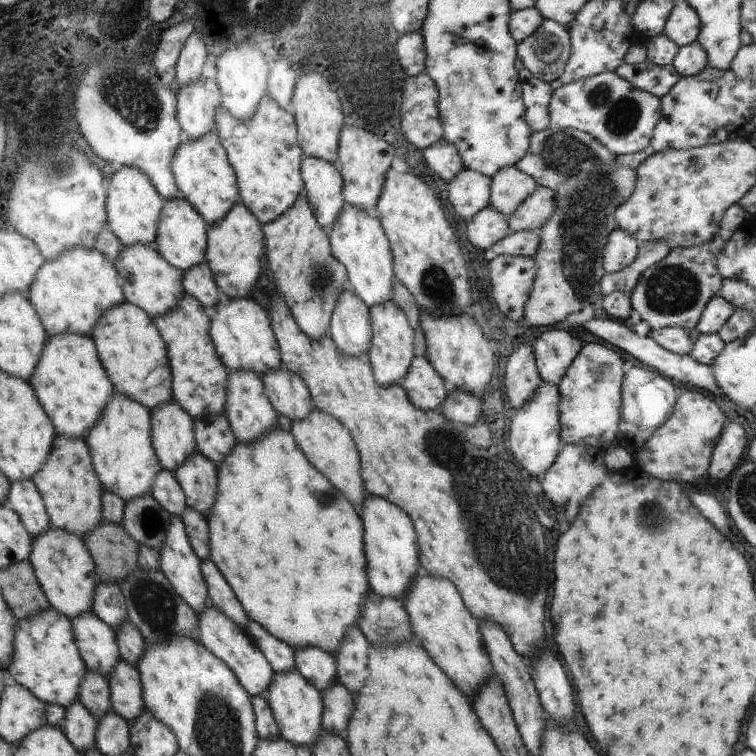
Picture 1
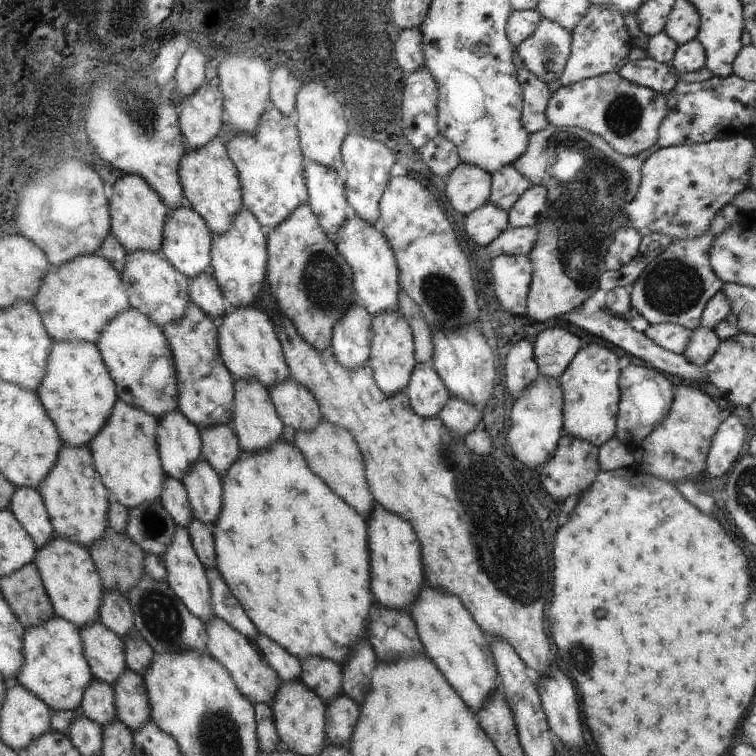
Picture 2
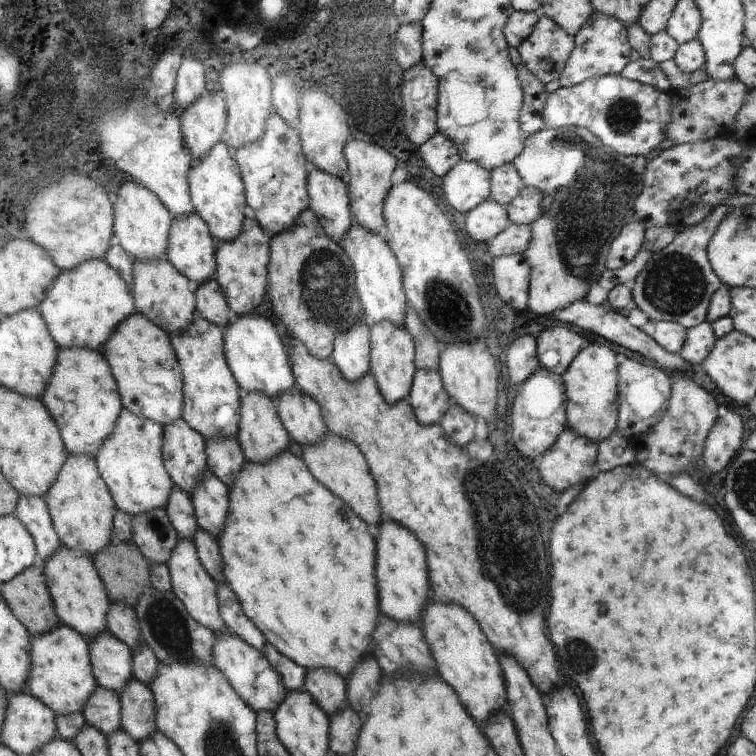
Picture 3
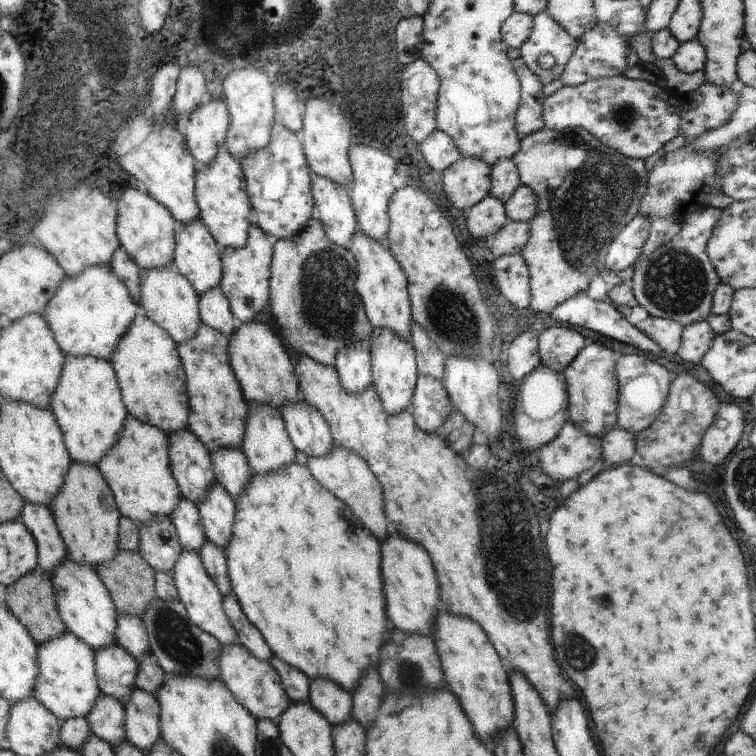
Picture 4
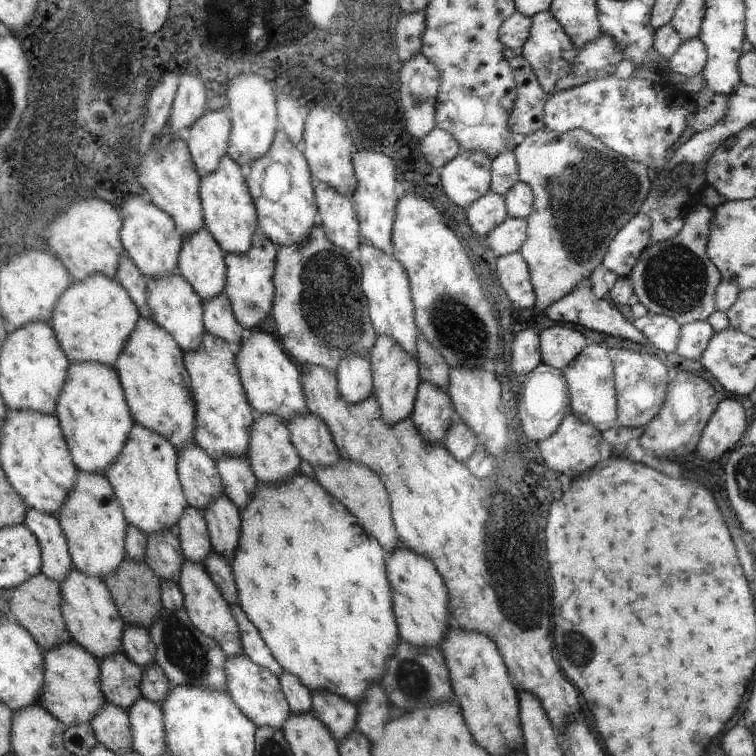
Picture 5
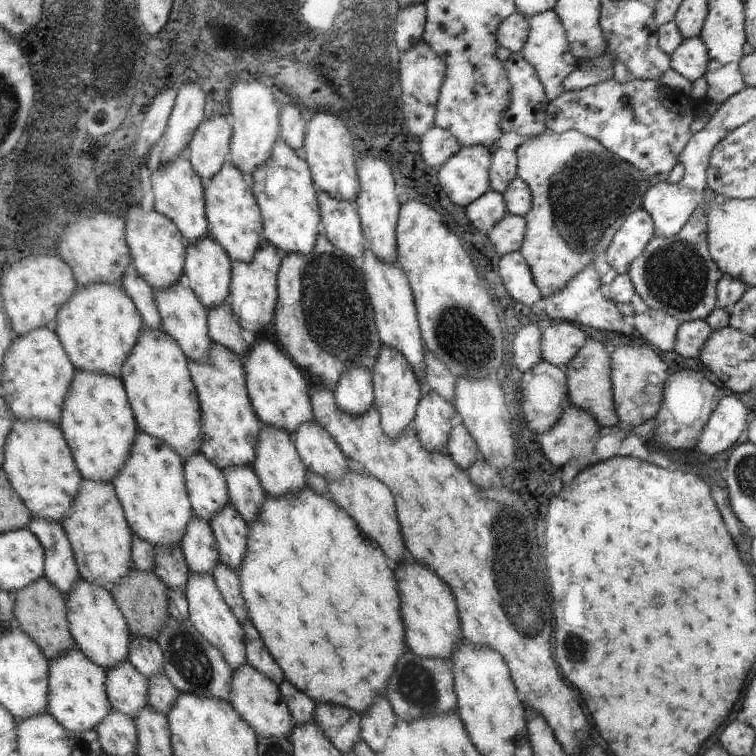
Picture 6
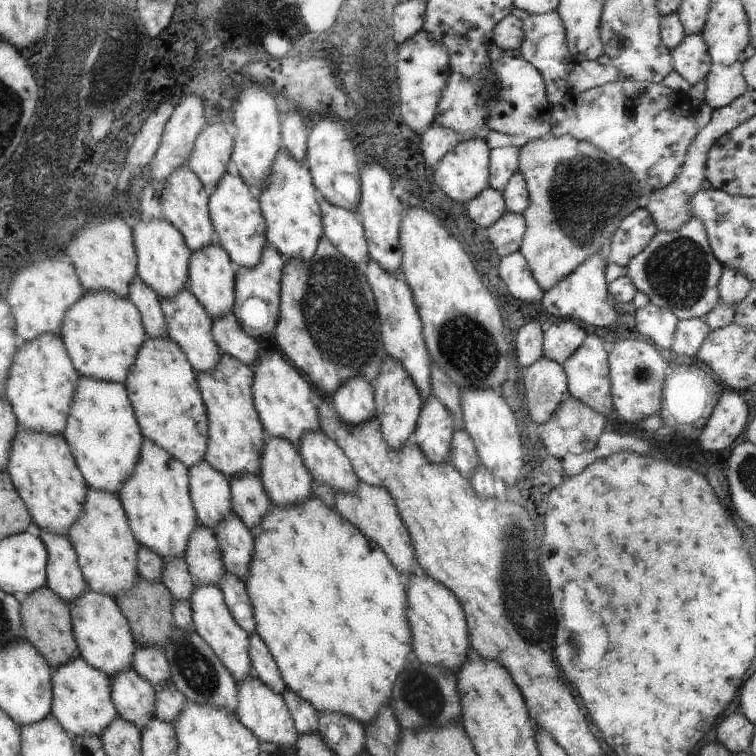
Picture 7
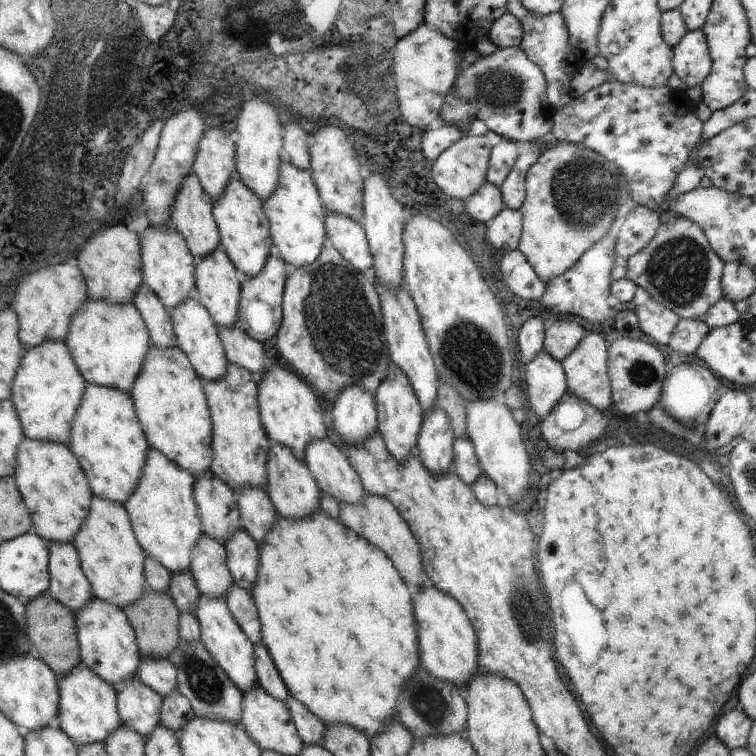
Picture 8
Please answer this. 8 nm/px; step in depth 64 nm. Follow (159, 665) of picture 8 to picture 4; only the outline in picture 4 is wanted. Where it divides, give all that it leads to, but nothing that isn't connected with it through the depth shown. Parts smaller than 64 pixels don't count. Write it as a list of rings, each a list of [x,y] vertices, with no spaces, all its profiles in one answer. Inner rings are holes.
[[[118,613],[114,636],[117,644],[136,661],[140,660],[144,654],[150,653],[148,634],[146,634],[146,628],[144,628],[141,618]]]

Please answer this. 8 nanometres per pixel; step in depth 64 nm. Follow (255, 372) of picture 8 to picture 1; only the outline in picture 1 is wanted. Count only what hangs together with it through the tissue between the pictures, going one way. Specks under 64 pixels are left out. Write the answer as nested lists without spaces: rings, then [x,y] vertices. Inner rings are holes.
[[[206,261],[198,266],[192,266],[186,272],[182,271],[182,274],[184,274],[182,276],[184,290],[190,296],[194,296],[207,311],[212,311],[220,302],[222,304],[228,302],[229,296],[226,296],[216,284]]]

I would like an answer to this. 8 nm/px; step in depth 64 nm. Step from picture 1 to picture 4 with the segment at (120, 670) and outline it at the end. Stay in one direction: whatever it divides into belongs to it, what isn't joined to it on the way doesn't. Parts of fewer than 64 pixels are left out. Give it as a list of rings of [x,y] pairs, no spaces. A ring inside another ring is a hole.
[[[135,687],[124,707],[125,738],[142,752],[150,752],[161,738],[160,705],[155,696]]]

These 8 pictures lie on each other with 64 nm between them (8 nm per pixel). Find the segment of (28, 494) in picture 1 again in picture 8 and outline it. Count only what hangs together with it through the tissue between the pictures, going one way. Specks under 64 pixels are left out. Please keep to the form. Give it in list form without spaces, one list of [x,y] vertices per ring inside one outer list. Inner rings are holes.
[[[48,544],[50,574],[49,594],[75,613],[93,598],[92,586],[80,566],[80,557],[73,544]]]

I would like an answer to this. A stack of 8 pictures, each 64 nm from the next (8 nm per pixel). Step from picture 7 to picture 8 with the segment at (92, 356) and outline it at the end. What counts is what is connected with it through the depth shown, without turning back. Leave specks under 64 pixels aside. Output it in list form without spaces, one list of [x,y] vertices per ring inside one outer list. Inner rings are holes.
[[[90,298],[72,318],[64,342],[87,384],[117,389],[128,396],[152,346],[145,321],[132,303],[114,305]]]

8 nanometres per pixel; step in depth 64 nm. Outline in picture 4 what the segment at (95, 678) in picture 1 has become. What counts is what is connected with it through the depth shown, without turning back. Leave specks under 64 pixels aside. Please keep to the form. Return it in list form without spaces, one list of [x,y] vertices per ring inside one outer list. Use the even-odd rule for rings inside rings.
[[[100,694],[94,708],[86,716],[91,732],[106,741],[113,749],[125,740],[124,707],[112,696]]]

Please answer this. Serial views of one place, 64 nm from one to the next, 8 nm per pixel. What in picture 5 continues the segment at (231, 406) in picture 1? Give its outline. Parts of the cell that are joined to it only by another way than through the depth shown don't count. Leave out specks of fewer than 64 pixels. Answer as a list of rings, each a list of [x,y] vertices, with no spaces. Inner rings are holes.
[[[256,415],[254,426],[250,430],[250,444],[248,444],[248,457],[250,468],[261,484],[272,486],[282,484],[296,476],[300,471],[301,456],[290,440],[290,433],[285,423],[282,423],[276,416]]]

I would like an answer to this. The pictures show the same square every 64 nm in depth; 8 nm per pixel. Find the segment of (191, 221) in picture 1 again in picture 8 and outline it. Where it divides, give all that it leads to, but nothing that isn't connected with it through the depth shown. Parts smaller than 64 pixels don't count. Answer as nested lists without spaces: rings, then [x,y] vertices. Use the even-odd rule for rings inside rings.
[[[222,248],[206,256],[204,259],[196,258],[195,262],[196,287],[192,296],[196,301],[210,314],[215,324],[220,328],[238,327],[239,305],[241,300],[241,273],[234,267],[230,258],[225,254]]]

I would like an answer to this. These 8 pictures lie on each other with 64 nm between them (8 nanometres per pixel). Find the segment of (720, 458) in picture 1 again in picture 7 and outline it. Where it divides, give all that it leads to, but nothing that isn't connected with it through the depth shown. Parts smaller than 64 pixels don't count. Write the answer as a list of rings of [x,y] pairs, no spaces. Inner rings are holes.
[[[729,389],[722,393],[710,418],[697,434],[700,446],[710,452],[719,452],[729,446],[749,425],[748,404],[739,392]]]

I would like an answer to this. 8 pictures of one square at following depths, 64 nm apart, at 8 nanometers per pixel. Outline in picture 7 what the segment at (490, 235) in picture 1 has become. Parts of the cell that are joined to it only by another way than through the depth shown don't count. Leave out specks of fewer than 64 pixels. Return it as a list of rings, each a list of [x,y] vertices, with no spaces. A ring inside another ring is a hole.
[[[488,187],[482,190],[476,198],[468,200],[465,210],[473,222],[483,228],[488,228],[504,216],[507,208],[502,193]]]

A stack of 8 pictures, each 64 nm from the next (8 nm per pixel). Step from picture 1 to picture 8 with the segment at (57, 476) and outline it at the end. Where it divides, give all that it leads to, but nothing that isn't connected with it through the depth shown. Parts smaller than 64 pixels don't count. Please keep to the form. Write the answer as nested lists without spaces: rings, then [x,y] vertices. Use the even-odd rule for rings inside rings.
[[[93,494],[89,516],[84,520],[72,544],[78,552],[80,566],[96,598],[122,609],[128,604],[134,604],[150,589],[144,578],[145,552],[134,535],[129,515],[122,505]]]

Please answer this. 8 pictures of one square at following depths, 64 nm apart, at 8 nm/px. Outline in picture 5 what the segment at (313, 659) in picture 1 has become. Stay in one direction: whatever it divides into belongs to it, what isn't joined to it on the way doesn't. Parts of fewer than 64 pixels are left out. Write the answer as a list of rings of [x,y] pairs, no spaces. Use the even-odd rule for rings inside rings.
[[[318,692],[312,695],[312,712],[326,728],[330,730],[332,738],[336,741],[348,736],[356,729],[356,708],[350,702],[340,700],[328,692]]]

